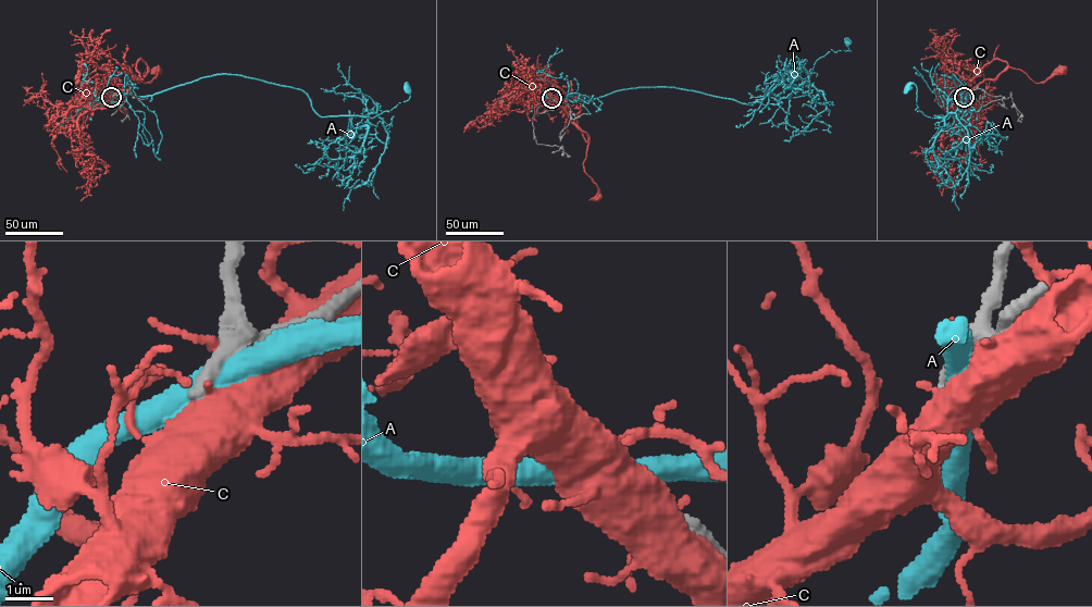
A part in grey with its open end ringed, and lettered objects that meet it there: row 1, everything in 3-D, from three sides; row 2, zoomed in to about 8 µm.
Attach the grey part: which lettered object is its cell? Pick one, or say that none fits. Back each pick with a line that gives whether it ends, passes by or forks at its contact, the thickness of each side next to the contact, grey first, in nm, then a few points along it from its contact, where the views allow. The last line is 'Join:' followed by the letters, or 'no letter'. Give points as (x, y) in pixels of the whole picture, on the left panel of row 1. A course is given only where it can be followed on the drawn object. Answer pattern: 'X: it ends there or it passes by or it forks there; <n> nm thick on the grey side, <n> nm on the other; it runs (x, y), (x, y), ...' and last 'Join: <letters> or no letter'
Join: no letter

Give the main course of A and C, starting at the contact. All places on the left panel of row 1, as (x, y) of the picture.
A: (112, 96), (151, 96), (233, 74), (302, 90), (322, 116), (371, 118), (407, 101), (407, 88)
C: (111, 97), (131, 79), (144, 76), (148, 67), (143, 81), (150, 82), (158, 74), (156, 70)

